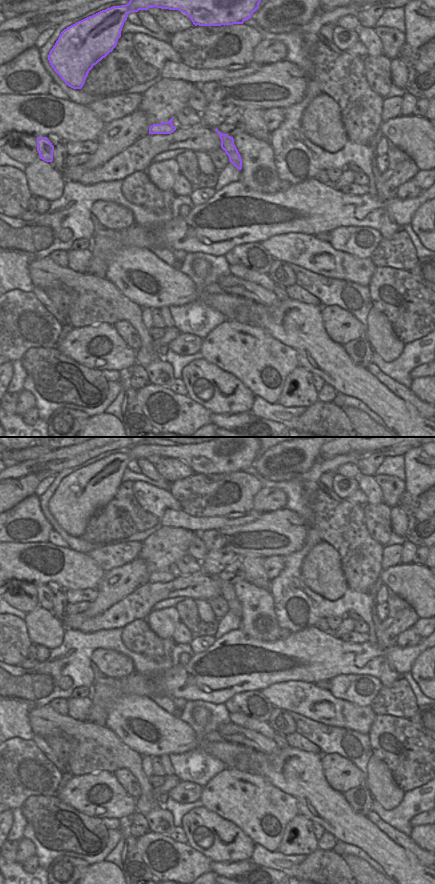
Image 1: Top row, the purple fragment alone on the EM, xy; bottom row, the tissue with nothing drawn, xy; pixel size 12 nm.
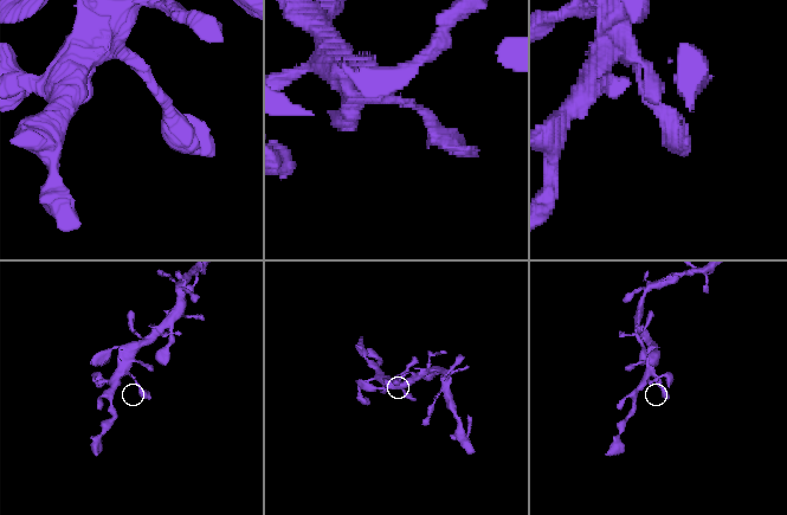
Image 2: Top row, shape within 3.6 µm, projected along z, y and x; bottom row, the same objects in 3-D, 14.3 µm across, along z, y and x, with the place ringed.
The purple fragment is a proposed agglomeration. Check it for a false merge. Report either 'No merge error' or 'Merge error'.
No merge error.

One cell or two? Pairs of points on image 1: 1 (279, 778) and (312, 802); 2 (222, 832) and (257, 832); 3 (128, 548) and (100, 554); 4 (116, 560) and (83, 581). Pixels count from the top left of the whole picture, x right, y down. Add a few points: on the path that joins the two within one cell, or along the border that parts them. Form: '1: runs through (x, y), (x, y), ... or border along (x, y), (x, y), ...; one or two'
1: runs through (287, 778), (304, 794); one
2: border along (224, 819), (236, 824), (255, 843); two
3: runs through (121, 554), (107, 554); one
4: border along (87, 554), (104, 572); two

